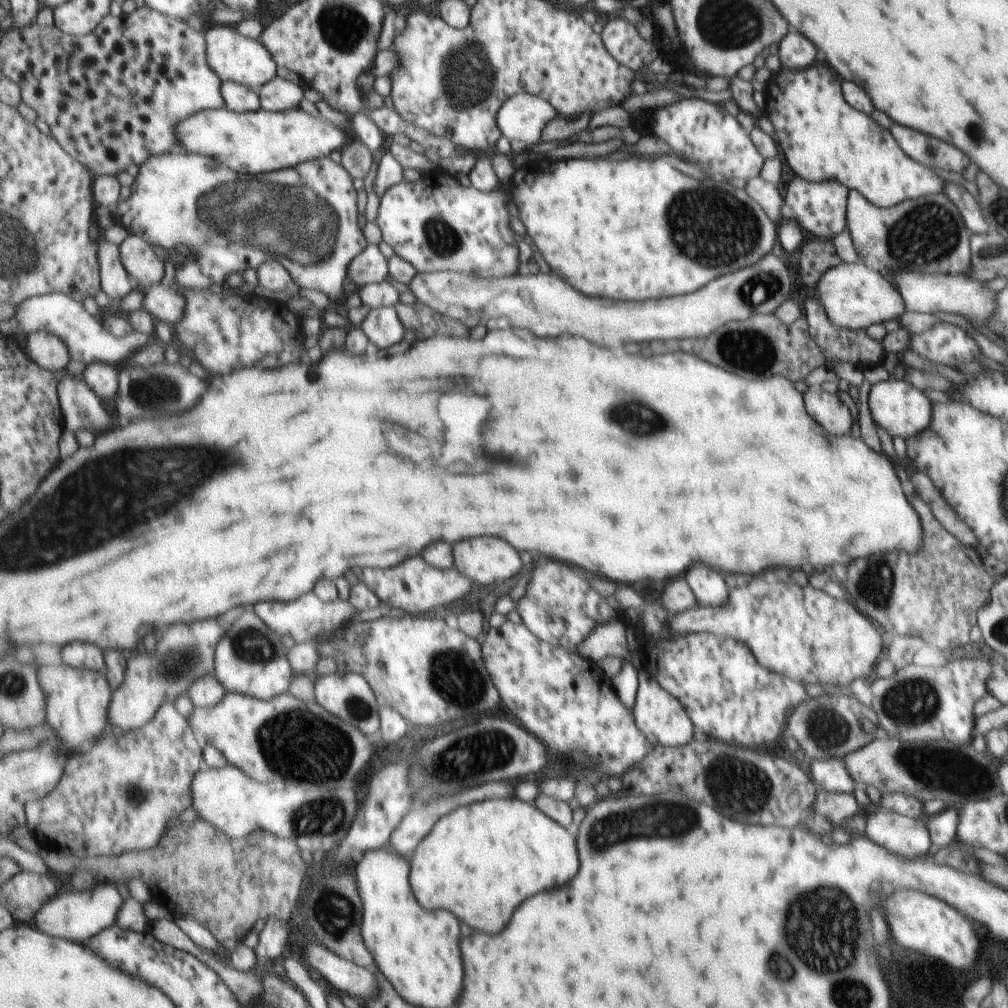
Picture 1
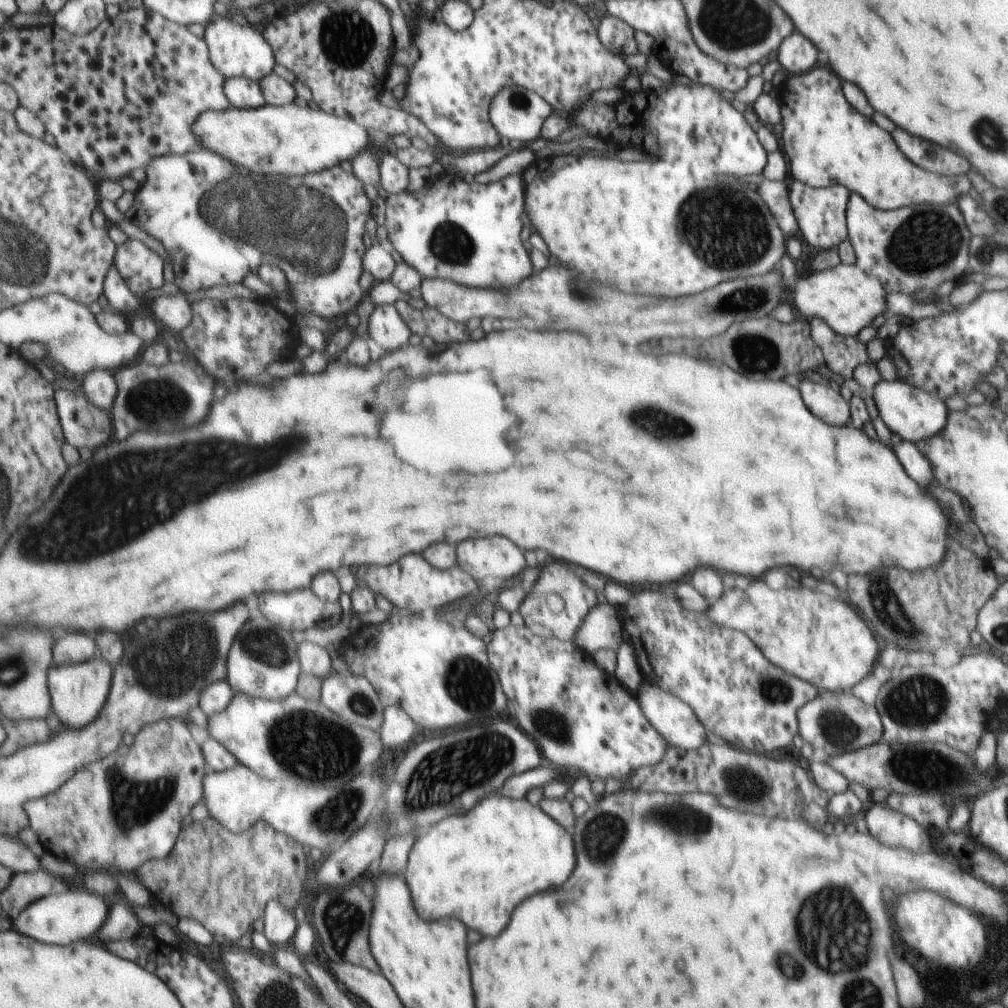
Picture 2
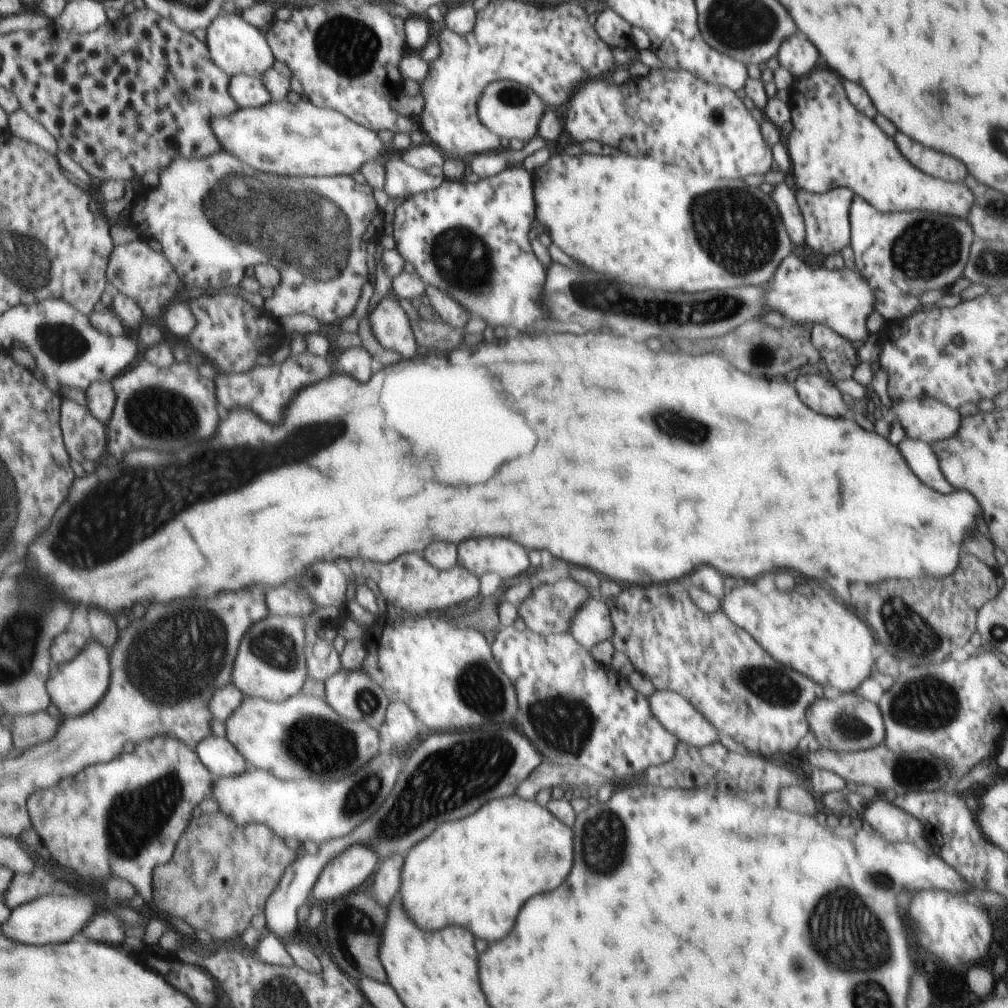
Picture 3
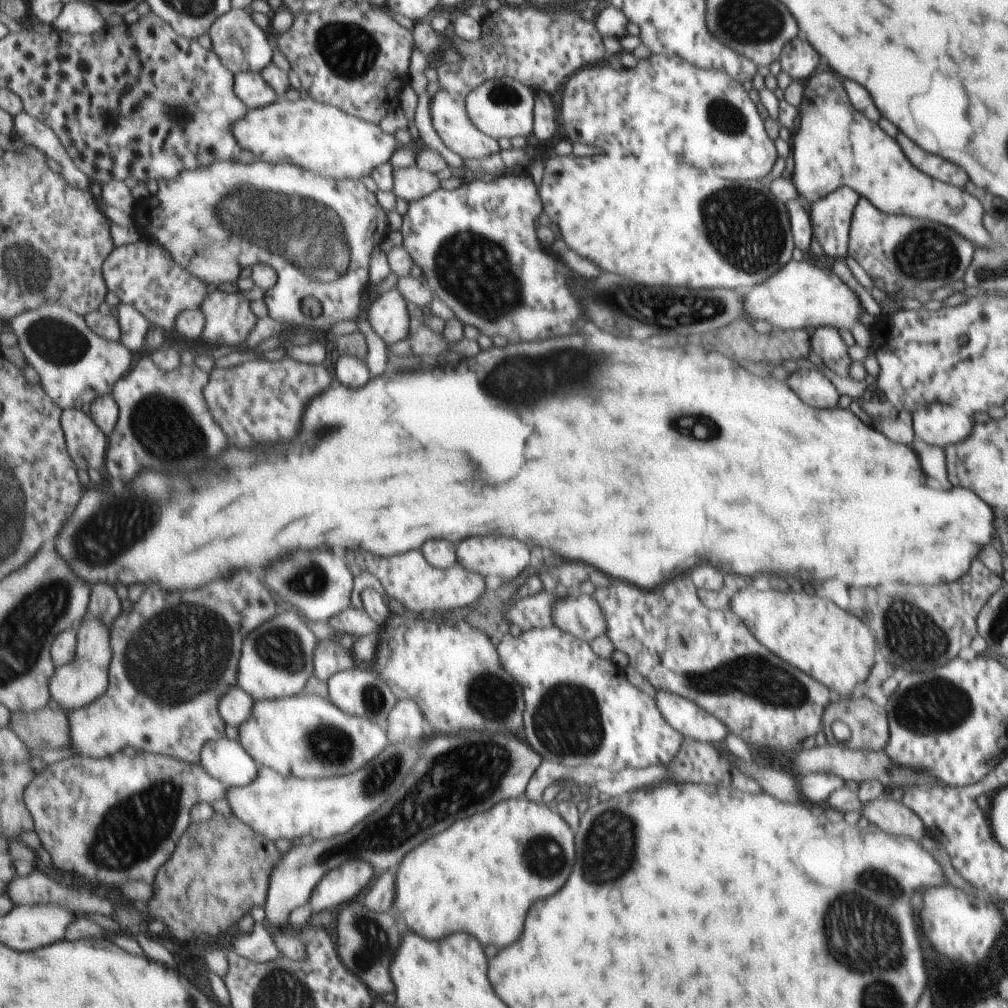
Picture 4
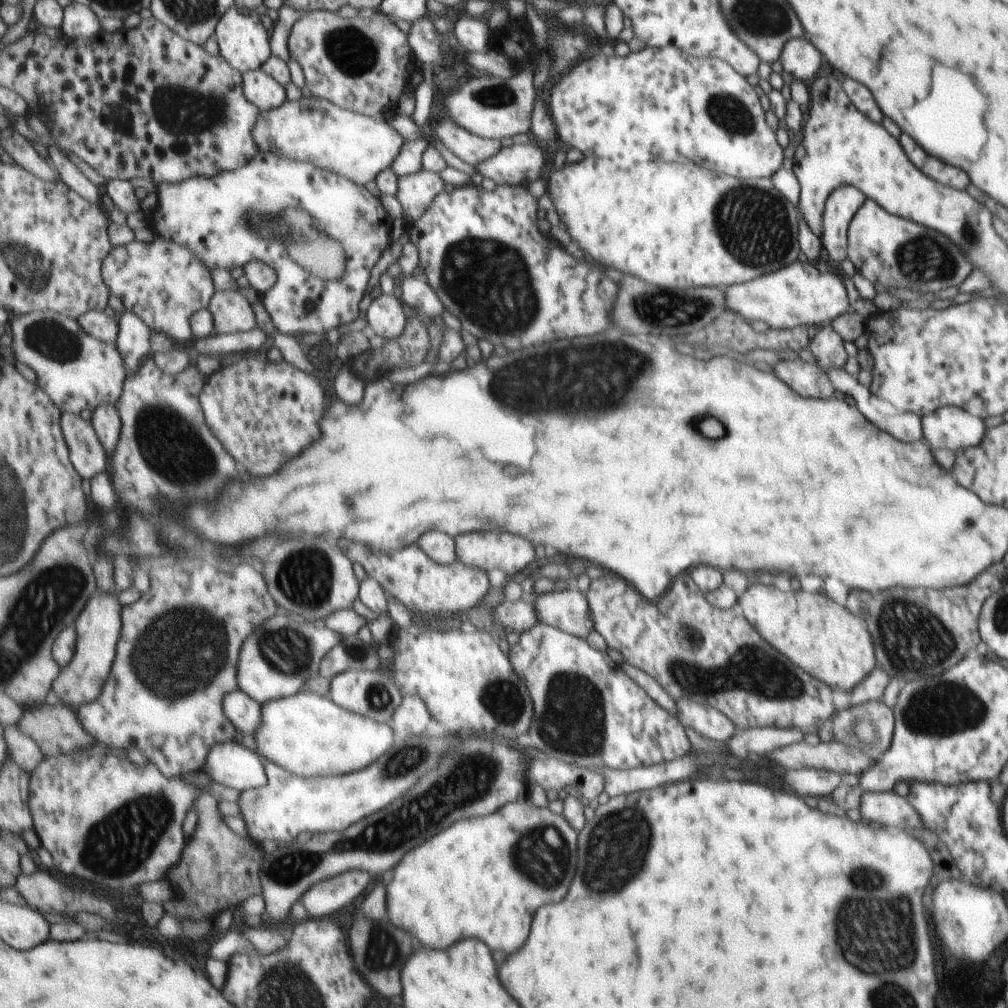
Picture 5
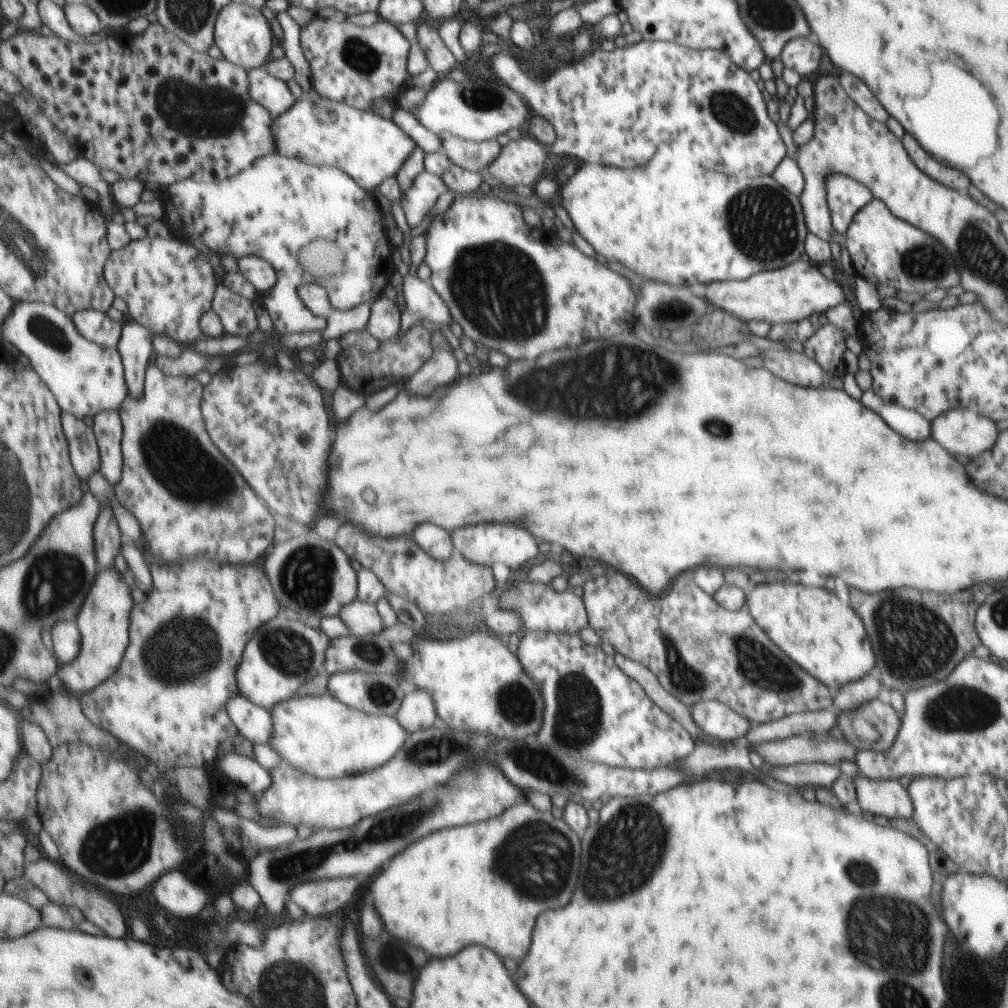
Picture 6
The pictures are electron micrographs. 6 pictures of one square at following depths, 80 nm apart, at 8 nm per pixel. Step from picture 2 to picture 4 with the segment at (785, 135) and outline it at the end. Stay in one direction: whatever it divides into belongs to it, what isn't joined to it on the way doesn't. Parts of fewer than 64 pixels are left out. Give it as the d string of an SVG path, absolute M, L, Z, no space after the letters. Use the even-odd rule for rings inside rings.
M829 70L815 72L815 76L801 86L803 98L796 108L799 124L791 135L792 182L810 207L839 186L849 186L884 213L921 217L944 224L975 246L993 242L983 226L985 212L979 201L964 188L945 184L917 170L893 138L851 108L841 82Z

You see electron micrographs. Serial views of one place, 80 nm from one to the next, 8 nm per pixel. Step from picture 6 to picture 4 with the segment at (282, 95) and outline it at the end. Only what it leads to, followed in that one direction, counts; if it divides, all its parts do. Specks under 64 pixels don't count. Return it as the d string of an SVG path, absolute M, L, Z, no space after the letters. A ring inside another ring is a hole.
M242 72L236 76L234 91L250 109L260 109L279 100L275 89L267 84L262 73Z

